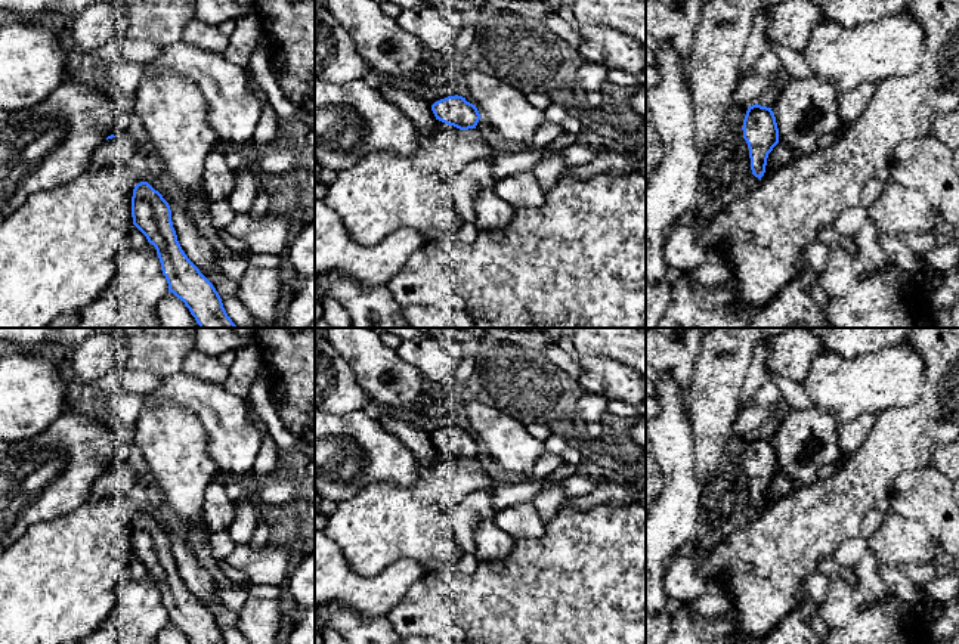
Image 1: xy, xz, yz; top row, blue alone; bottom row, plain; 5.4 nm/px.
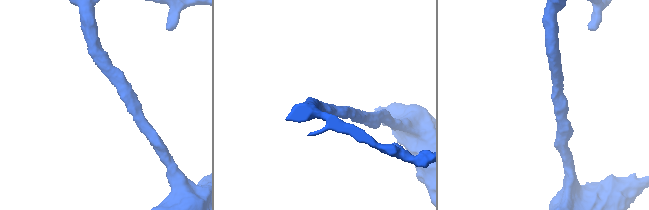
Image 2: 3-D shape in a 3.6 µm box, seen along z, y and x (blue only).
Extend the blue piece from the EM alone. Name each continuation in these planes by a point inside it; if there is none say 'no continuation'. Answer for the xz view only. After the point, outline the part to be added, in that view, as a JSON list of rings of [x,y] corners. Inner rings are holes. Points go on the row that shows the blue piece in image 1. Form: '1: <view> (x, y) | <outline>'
no continuation

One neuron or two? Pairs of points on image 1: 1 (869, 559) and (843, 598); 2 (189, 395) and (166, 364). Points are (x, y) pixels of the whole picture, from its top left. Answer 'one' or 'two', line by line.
1: one
2: two

